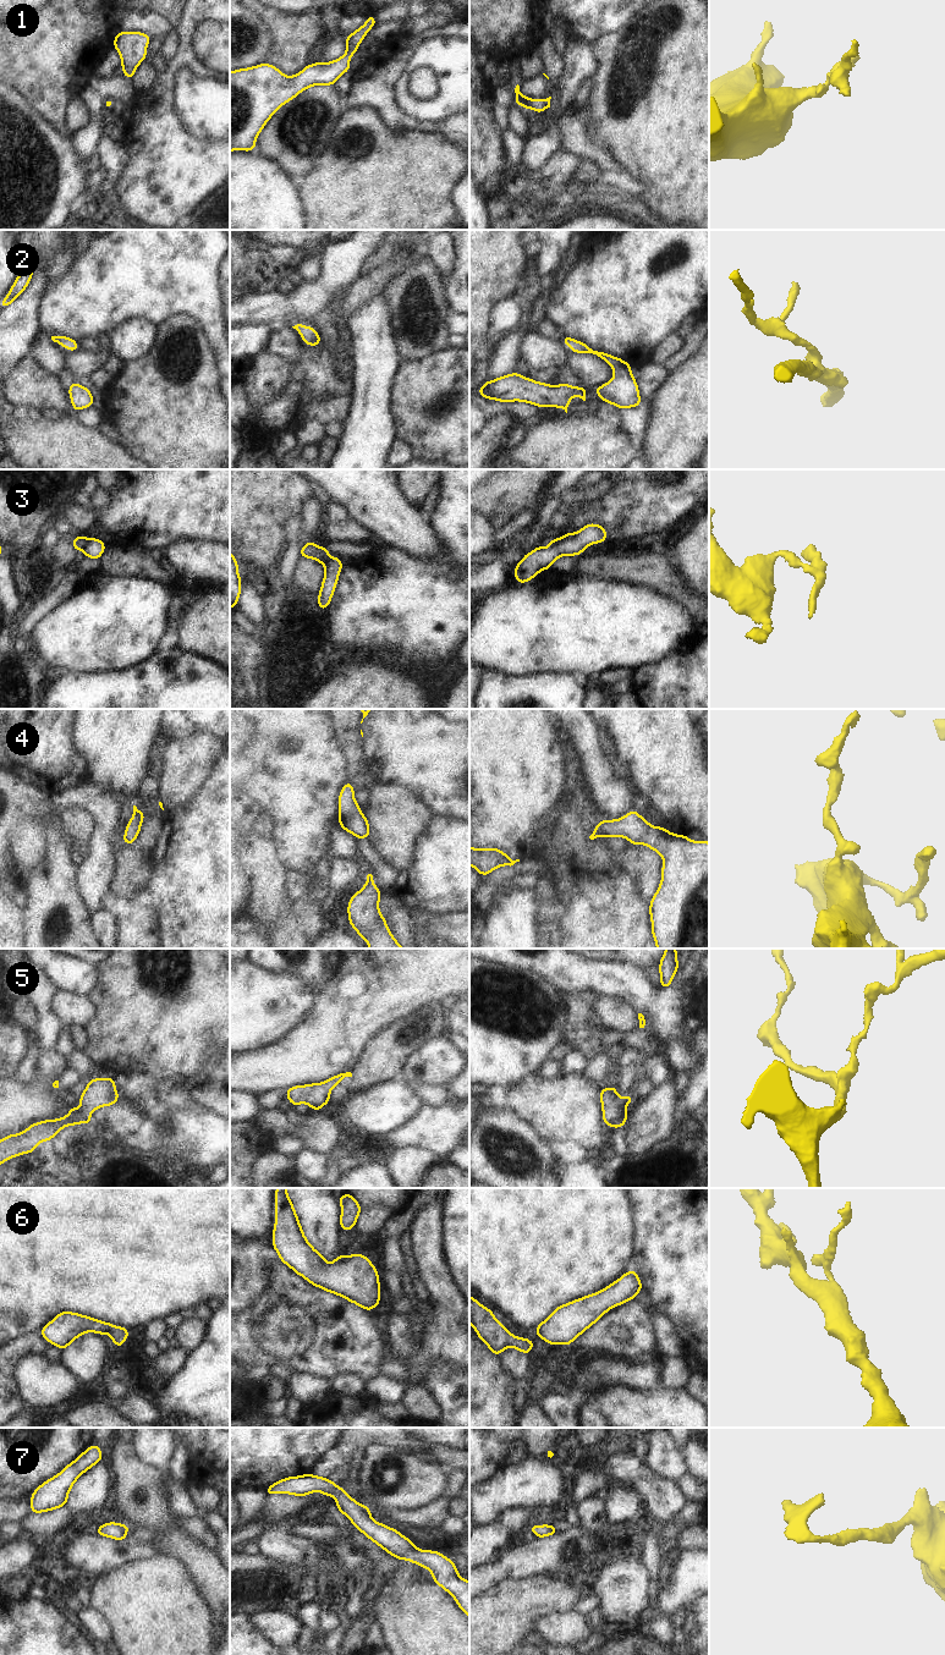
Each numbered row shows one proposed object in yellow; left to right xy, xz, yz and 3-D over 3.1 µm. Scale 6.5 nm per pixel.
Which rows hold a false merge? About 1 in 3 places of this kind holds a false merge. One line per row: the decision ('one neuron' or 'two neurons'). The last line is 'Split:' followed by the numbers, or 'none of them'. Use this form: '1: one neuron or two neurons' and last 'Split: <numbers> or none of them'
1: one neuron
2: one neuron
3: two neurons
4: one neuron
5: one neuron
6: one neuron
7: one neuron
Split: 3

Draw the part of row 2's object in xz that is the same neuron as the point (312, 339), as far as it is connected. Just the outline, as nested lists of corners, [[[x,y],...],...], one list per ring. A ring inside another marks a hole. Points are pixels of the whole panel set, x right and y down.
[[[297,324],[292,328],[300,332],[303,342],[308,346],[317,346],[322,342],[319,334],[313,329],[313,326],[304,326],[302,324]]]

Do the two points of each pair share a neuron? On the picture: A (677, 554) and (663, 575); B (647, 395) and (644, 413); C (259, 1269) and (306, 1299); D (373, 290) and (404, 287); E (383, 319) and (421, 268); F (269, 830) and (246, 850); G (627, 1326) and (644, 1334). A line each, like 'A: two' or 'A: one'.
A: two
B: two
C: two
D: two
E: two
F: two
G: one

